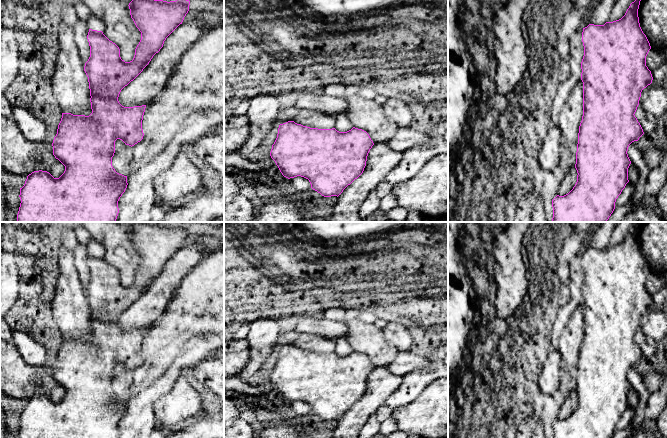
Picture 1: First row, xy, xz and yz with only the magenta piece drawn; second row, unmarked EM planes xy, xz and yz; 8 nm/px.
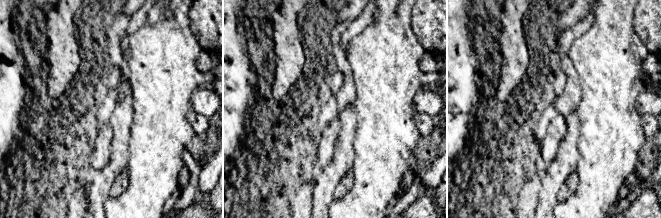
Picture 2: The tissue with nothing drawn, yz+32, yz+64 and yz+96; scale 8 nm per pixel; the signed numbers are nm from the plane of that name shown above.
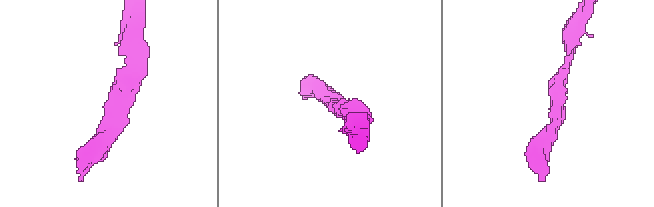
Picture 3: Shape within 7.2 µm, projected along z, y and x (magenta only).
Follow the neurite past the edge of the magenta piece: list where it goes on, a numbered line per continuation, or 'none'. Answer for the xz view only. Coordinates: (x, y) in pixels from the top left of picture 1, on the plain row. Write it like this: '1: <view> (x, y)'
none

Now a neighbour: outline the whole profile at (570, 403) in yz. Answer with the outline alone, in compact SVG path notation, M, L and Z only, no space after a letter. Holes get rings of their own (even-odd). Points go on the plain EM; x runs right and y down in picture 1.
M575 390L571 391L568 394L568 396L564 400L564 402L560 408L560 411L558 414L559 420L564 420L573 413L573 411L575 410L575 408L577 406L577 399L578 399L578 397L577 397Z

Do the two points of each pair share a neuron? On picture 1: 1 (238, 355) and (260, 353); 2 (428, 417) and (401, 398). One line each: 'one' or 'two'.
1: two
2: two

